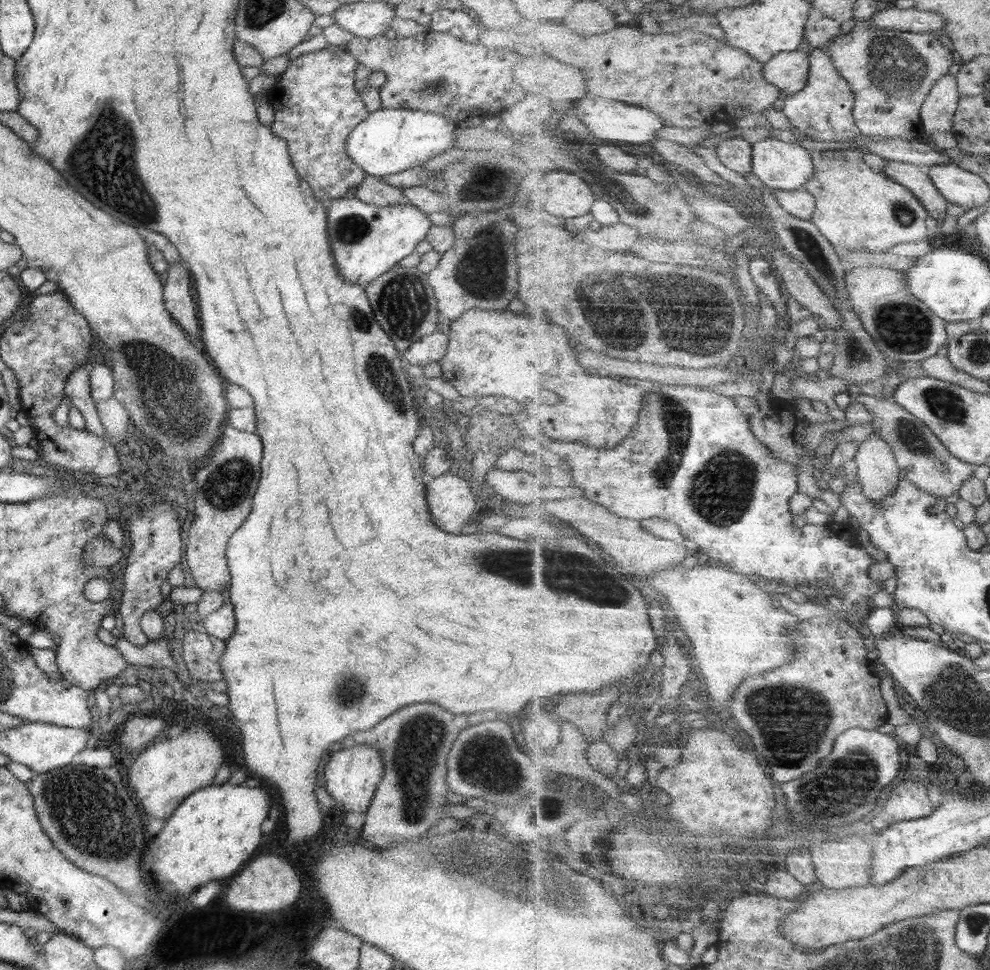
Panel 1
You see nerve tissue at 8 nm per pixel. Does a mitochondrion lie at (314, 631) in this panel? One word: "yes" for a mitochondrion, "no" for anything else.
no

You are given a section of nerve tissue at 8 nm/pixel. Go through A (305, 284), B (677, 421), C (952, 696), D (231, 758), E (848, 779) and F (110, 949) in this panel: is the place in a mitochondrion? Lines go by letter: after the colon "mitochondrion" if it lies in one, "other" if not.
A: other
B: mitochondrion
C: mitochondrion
D: other
E: mitochondrion
F: other

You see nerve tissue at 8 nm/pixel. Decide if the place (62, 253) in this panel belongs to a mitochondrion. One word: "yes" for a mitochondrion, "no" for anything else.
no

